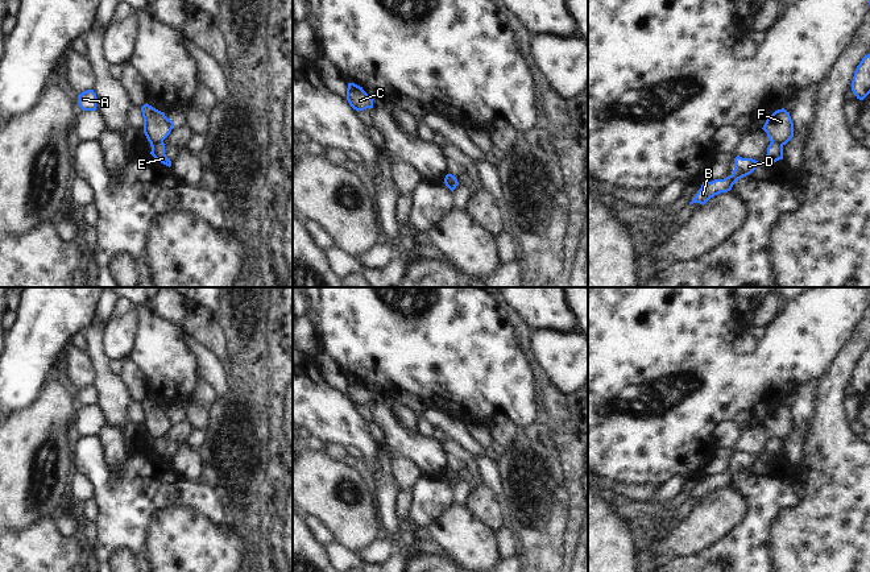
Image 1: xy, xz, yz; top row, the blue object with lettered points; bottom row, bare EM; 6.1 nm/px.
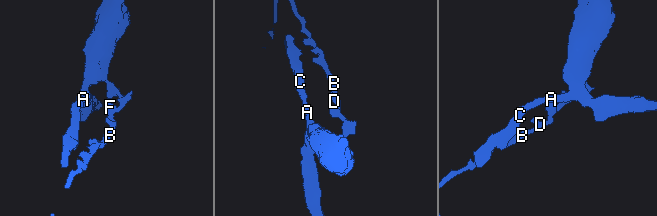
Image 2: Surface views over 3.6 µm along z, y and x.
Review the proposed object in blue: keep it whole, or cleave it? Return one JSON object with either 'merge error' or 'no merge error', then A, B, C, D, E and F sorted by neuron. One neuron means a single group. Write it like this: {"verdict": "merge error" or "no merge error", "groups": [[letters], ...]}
{"verdict": "merge error", "groups": [["A", "C", "F"], ["B", "D", "E"]]}

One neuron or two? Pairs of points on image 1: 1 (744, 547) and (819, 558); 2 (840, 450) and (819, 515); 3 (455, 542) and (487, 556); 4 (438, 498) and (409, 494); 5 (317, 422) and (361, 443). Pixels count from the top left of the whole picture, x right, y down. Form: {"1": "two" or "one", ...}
{"1": "two", "2": "one", "3": "one", "4": "two", "5": "one"}

